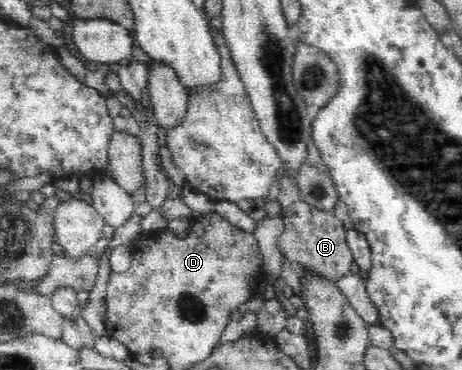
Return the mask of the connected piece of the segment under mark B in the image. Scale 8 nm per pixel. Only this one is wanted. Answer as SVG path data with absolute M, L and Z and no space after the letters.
M302 201L293 203L284 210L285 230L279 237L279 249L289 262L303 269L314 270L329 280L338 281L351 273L355 261L346 240L345 228L333 212L325 212Z

